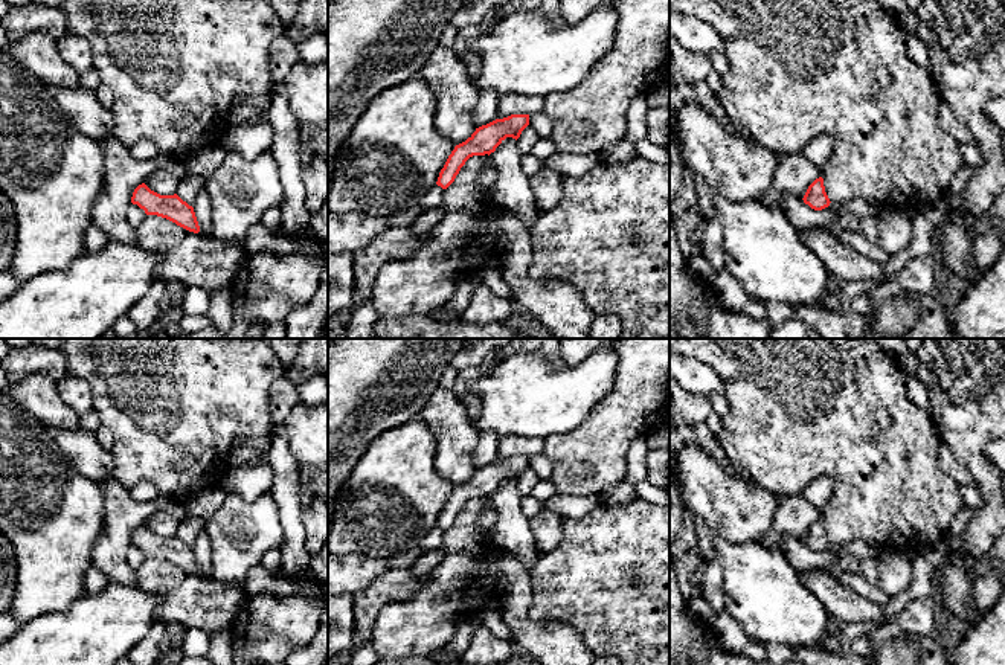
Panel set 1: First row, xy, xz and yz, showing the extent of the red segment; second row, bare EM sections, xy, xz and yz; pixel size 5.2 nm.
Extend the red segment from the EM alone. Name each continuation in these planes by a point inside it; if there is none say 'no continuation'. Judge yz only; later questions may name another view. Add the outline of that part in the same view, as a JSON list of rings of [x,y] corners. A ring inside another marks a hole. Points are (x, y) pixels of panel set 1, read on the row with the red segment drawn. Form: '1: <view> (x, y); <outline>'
no continuation

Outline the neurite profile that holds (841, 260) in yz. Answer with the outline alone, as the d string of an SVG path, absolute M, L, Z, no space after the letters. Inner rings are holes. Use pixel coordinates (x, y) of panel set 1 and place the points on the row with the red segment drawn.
M822 227L799 229L804 243L819 256L828 273L843 281L886 282L883 265L877 264L857 250L833 236Z

